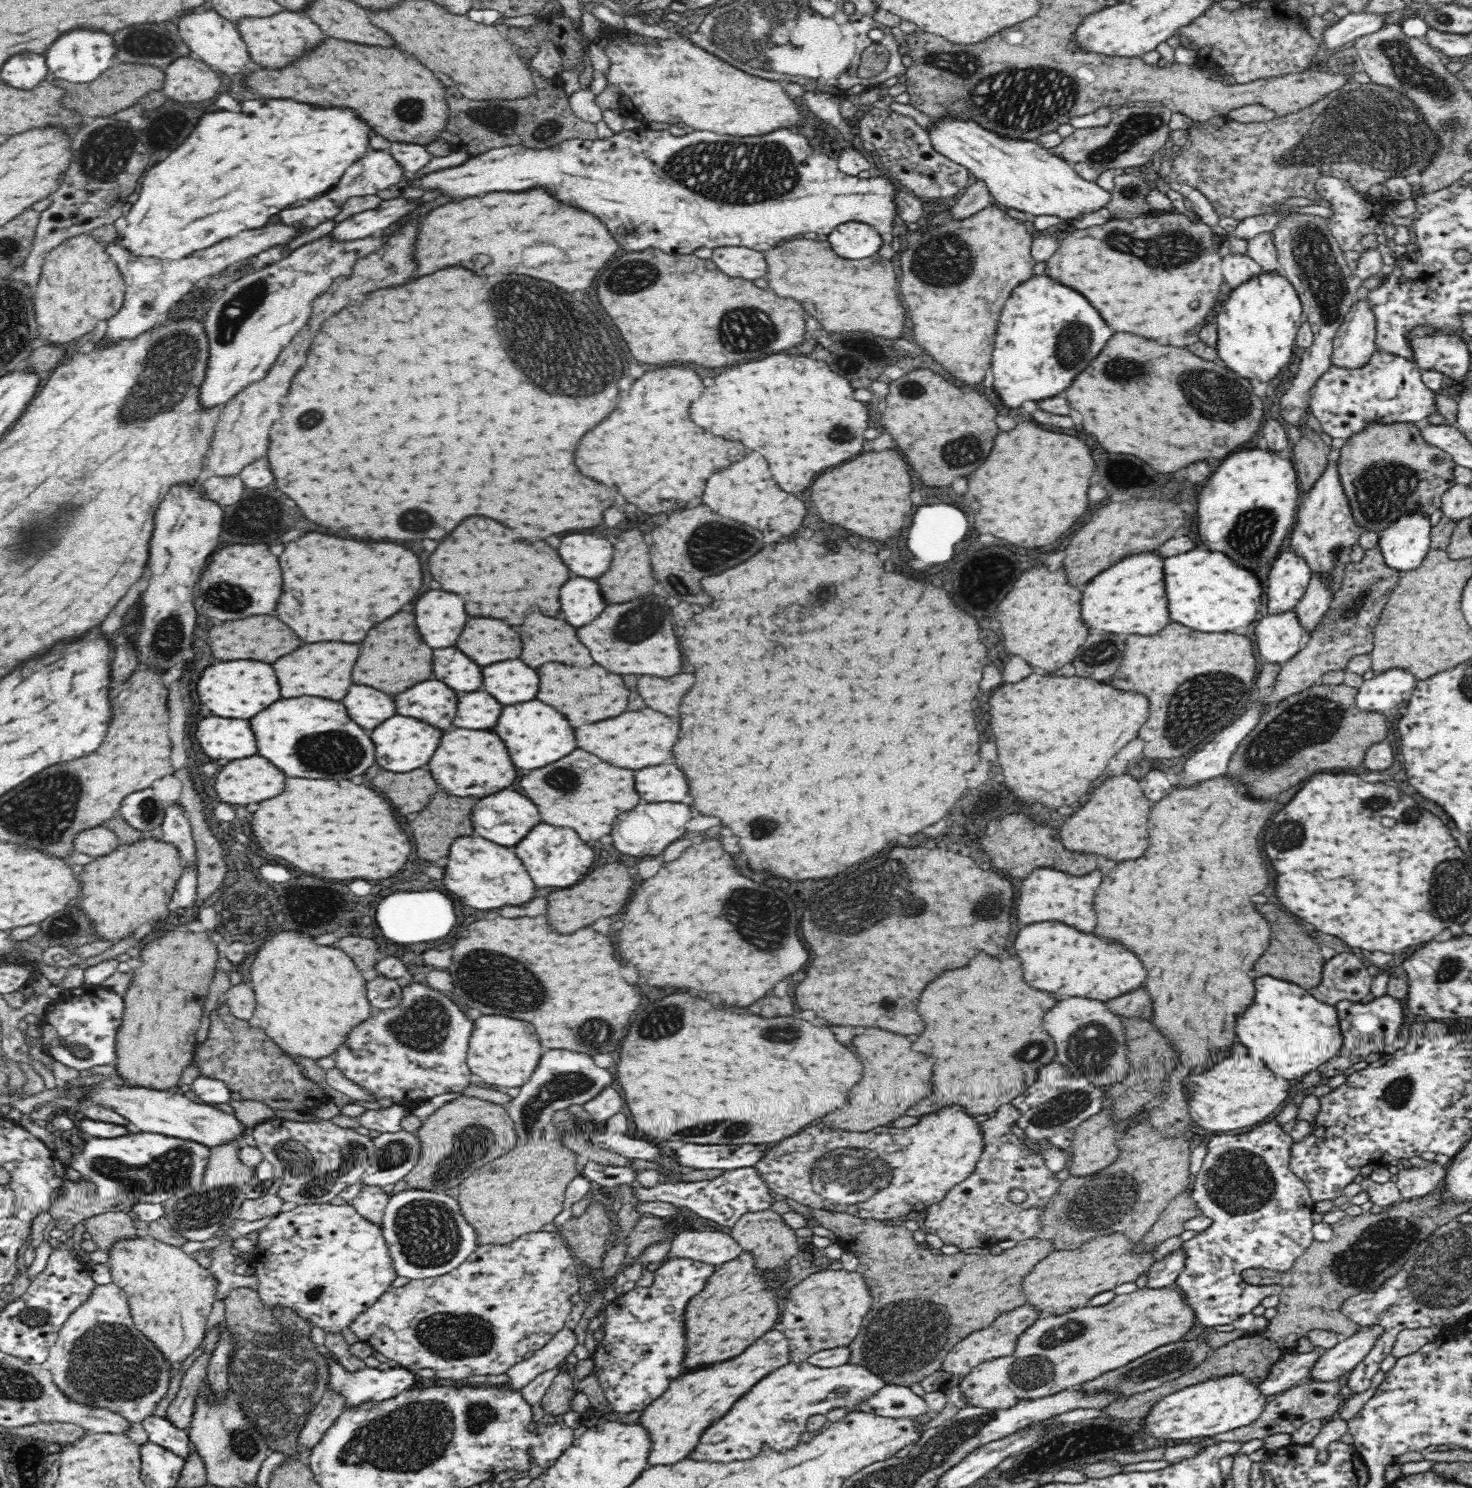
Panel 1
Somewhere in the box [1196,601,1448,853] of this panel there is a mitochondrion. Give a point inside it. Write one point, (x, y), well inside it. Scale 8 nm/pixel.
(1293, 730)

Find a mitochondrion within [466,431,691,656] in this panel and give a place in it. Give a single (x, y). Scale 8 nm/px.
(635, 624)

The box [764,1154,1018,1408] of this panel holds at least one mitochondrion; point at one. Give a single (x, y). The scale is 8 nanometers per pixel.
(903, 1336)

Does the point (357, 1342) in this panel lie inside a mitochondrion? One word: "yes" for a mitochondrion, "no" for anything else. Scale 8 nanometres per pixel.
no

